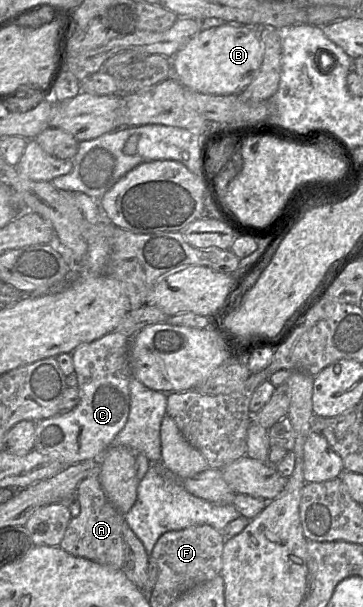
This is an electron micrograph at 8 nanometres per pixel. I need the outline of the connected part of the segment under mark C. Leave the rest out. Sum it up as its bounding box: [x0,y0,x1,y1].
[34,331,131,465]

